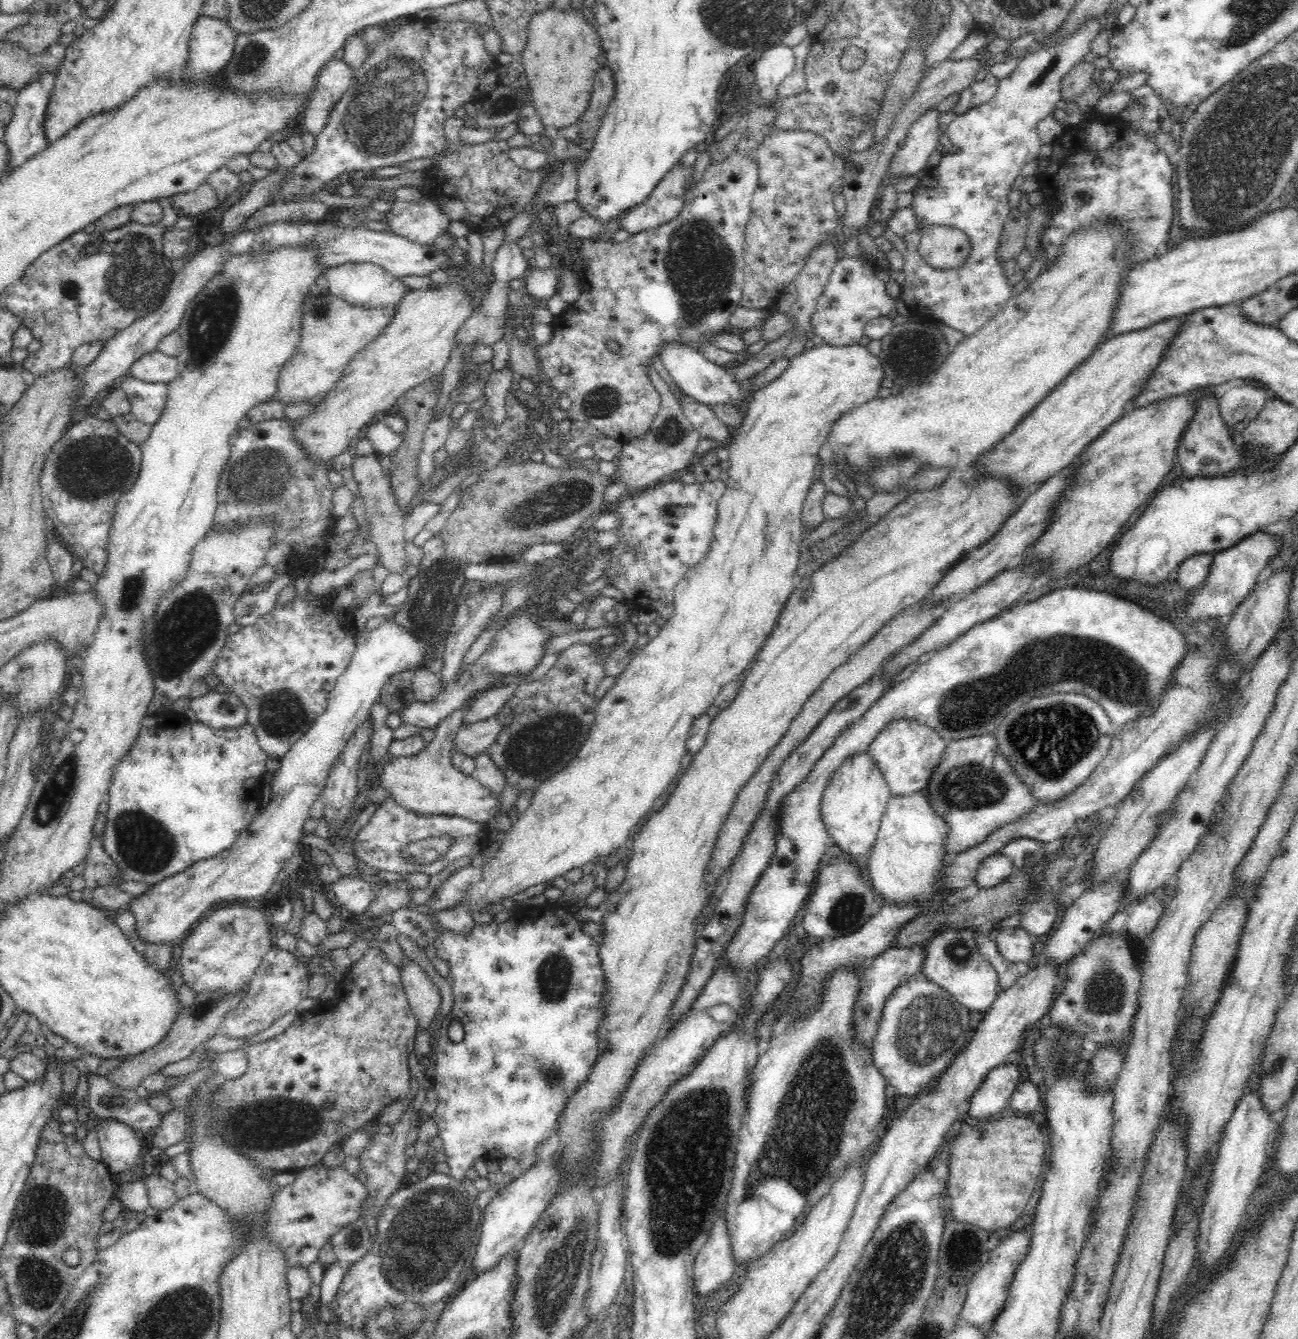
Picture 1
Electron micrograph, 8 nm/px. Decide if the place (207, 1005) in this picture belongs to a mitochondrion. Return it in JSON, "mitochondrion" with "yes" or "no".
{"mitochondrion":"yes"}

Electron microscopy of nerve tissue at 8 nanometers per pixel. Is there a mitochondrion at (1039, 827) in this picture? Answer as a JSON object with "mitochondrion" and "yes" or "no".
{"mitochondrion":"no"}

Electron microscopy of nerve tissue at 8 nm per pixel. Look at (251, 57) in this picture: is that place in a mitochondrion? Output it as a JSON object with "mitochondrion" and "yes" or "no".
{"mitochondrion":"yes"}

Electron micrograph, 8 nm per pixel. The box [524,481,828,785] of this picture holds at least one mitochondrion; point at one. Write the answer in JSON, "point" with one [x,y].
{"point":[673,510]}

